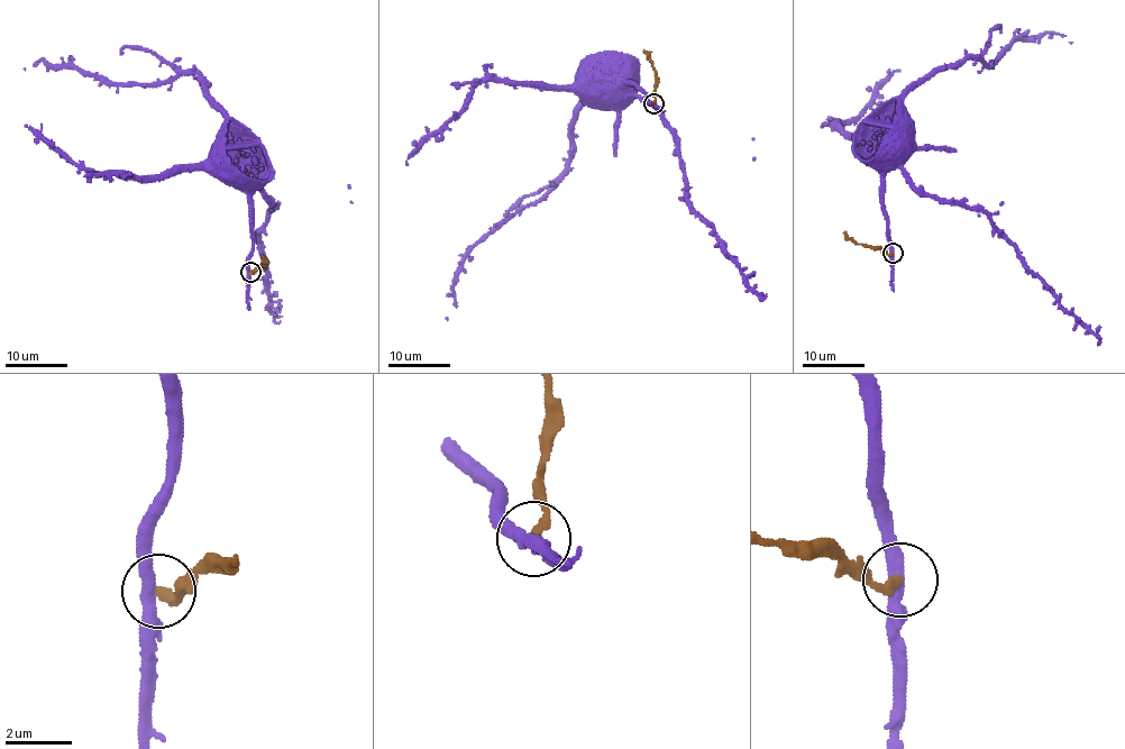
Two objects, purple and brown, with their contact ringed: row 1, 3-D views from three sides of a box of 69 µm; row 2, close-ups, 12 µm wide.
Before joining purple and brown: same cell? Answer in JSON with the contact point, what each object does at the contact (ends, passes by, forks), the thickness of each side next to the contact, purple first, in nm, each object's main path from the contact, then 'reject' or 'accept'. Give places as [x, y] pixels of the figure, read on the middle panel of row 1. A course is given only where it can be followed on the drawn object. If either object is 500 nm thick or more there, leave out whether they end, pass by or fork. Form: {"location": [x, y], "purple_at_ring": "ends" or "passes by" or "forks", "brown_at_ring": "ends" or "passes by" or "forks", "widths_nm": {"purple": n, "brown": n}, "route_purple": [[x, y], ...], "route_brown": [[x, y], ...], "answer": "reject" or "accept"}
{"location": [654, 103], "purple_at_ring": "passes by", "brown_at_ring": "ends", "widths_nm": {"purple": 380, "brown": 280}, "route_purple": [[652, 103], [628, 81], [621, 69], [624, 62]], "route_brown": [[654, 103], [656, 89], [652, 62], [643, 51]], "answer": "reject"}

